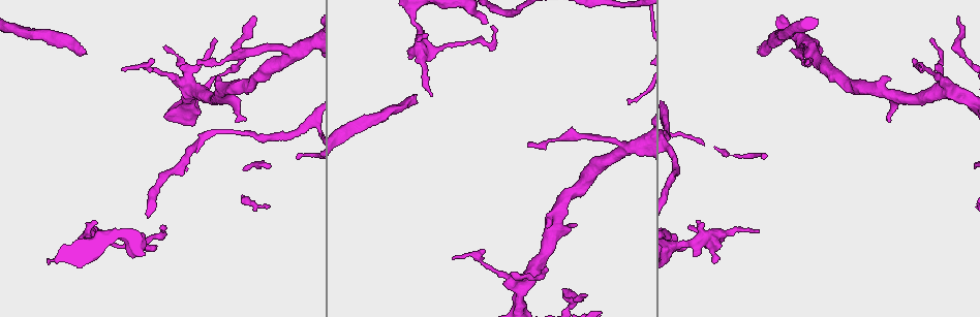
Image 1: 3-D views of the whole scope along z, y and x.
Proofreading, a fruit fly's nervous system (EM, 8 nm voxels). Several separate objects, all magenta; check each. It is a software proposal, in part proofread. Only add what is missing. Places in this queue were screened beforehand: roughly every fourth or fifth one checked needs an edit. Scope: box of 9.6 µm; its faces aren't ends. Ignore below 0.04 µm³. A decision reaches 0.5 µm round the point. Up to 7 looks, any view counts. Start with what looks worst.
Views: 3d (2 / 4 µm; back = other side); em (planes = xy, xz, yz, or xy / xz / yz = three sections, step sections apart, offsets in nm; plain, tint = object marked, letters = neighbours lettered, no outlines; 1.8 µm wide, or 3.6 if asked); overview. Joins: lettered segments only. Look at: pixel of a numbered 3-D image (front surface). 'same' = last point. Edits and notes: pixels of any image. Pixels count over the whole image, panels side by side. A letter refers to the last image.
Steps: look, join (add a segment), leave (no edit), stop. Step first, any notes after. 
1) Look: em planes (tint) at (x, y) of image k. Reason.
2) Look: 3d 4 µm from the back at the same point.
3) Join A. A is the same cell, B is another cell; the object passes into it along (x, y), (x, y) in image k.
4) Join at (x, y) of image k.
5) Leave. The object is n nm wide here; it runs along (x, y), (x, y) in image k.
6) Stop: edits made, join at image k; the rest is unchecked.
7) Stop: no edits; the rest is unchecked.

Look: 3d 2 µm from the back at (414, 94) of image 1. An open end.

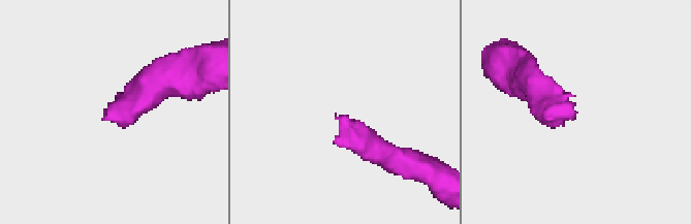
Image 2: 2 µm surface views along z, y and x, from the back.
Look: em planes (letters) at (111, 107) of image 2.

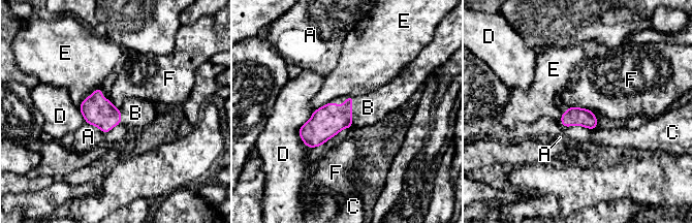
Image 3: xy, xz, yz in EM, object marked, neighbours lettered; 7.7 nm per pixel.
Join B. B is the same cell, A, C, D, E and F are other cells; it goes on there.

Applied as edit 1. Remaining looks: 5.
Look: em planes (letters) at (587, 295) of image 1. An open end.

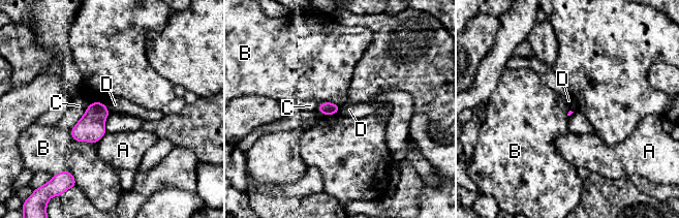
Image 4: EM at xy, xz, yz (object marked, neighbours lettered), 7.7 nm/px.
Leave. A, B, C and D are other cells; a border runs along (103, 103), (110, 112) in image 4; none of them fits.

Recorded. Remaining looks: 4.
Look: overview. Redraw.

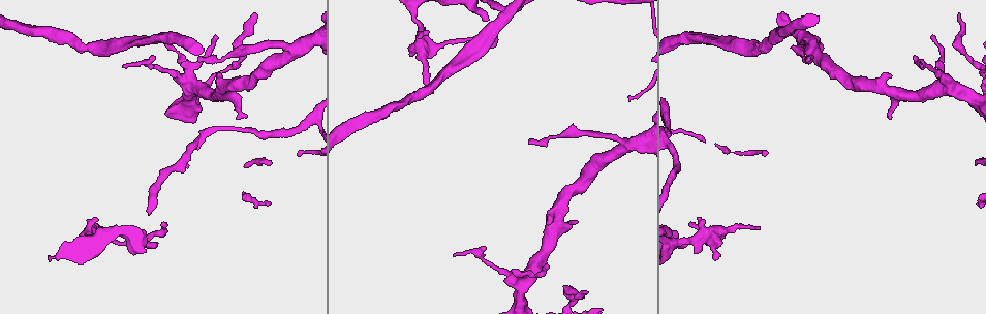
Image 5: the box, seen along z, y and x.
Look: 3d 2 µm at (155, 245) of image 5.

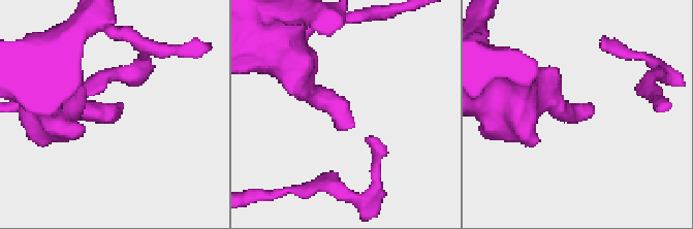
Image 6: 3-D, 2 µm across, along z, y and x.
Look: em yz step 8 (tint) at (587, 108) of image 6.

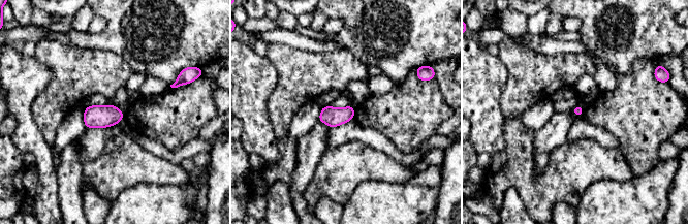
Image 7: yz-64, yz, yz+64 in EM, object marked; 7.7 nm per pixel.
Look: em planes (letters) at the same point. Another direction.

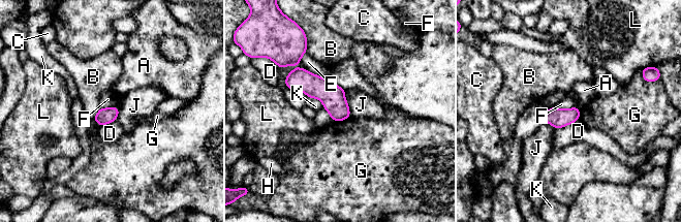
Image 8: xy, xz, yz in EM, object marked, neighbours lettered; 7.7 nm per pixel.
Leave. A, B, C, D, E, F, G, H, J, K and L are other cells; a border runs along (554, 106), (561, 108), (577, 107) in image 8; none of them fits.

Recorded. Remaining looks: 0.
Stop: edits made, join at image 3; the rest is unchecked.

